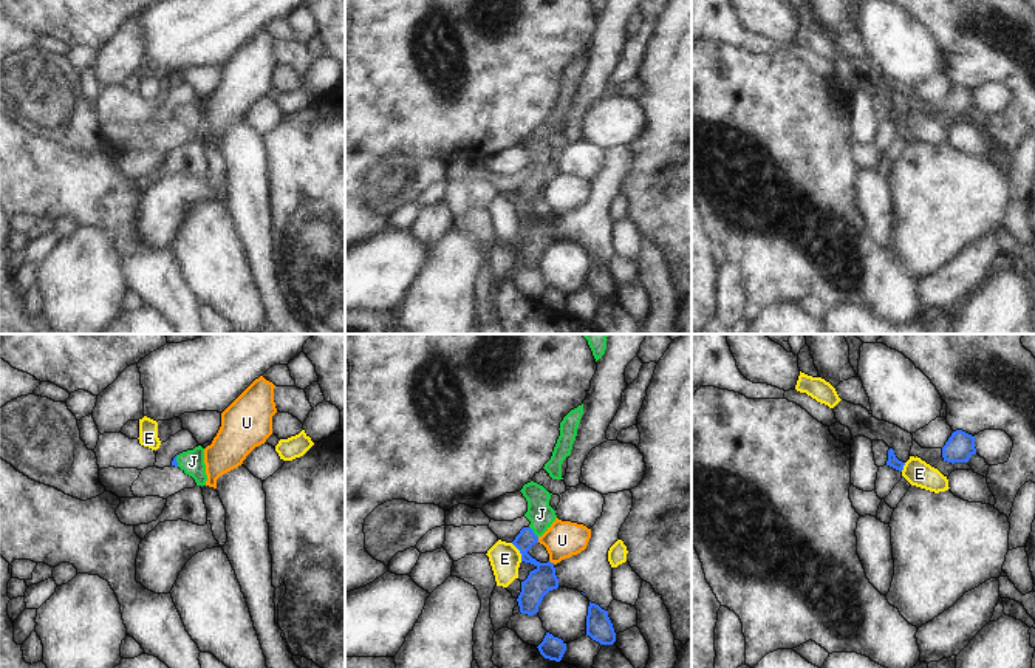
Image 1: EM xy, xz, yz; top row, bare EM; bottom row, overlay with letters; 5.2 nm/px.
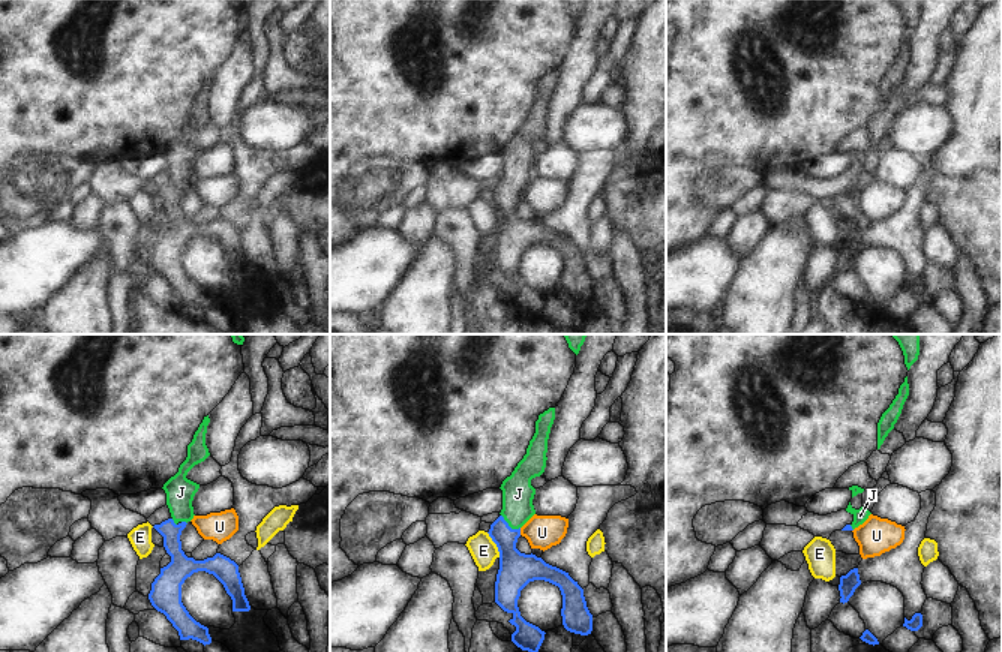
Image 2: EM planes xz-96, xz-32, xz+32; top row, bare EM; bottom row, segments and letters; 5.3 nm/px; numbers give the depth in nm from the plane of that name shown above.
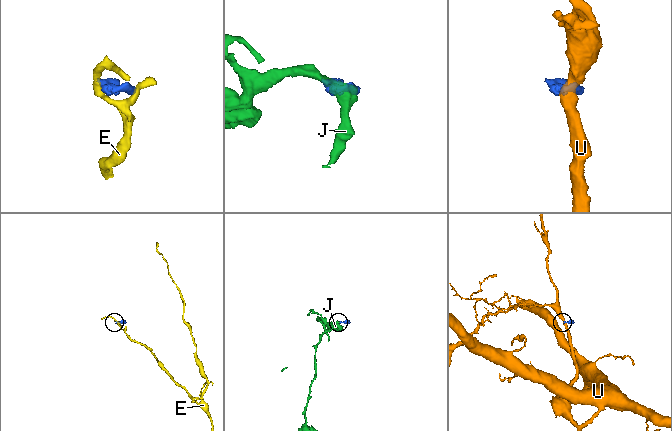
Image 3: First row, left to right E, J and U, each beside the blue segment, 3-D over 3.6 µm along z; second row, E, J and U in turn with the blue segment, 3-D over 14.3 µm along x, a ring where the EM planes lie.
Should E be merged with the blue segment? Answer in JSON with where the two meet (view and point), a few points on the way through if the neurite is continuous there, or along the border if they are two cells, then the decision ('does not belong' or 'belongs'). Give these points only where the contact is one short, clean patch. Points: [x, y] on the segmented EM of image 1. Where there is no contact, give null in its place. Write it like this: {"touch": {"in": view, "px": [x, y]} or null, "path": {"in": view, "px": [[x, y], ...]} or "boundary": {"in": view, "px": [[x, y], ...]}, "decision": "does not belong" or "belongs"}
{"touch": {"in": "xz", "px": [520, 552]}, "boundary": {"in": "xz", "px": [[511, 543], [519, 551], [522, 560]]}, "decision": "does not belong"}

